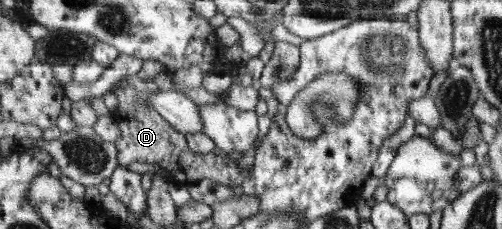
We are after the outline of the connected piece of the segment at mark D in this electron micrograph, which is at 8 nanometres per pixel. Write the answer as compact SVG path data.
M143 74L129 75L114 87L114 94L118 100L118 107L113 111L114 119L121 127L120 137L114 141L118 150L118 163L128 166L133 162L157 164L165 168L172 182L187 185L197 179L213 179L217 183L233 189L235 184L243 183L243 176L239 172L233 155L215 154L211 152L205 157L197 156L188 145L187 136L175 129L157 110L151 106L152 98L159 92L157 83L146 81Z

